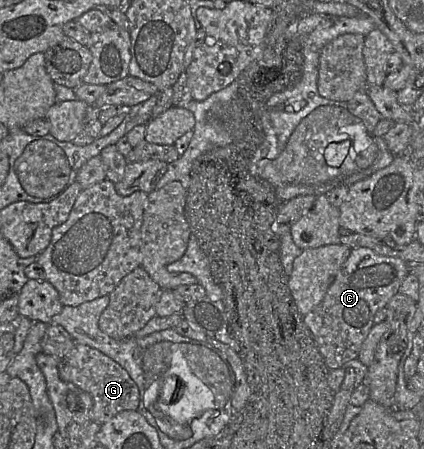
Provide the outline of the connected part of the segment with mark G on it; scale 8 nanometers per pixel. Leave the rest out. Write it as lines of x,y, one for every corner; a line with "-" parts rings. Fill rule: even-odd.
45,335
41,347
42,352
56,361
61,380
91,395
93,399
92,421
102,425
122,411
138,410
139,388
129,373
112,358
74,339
55,341

